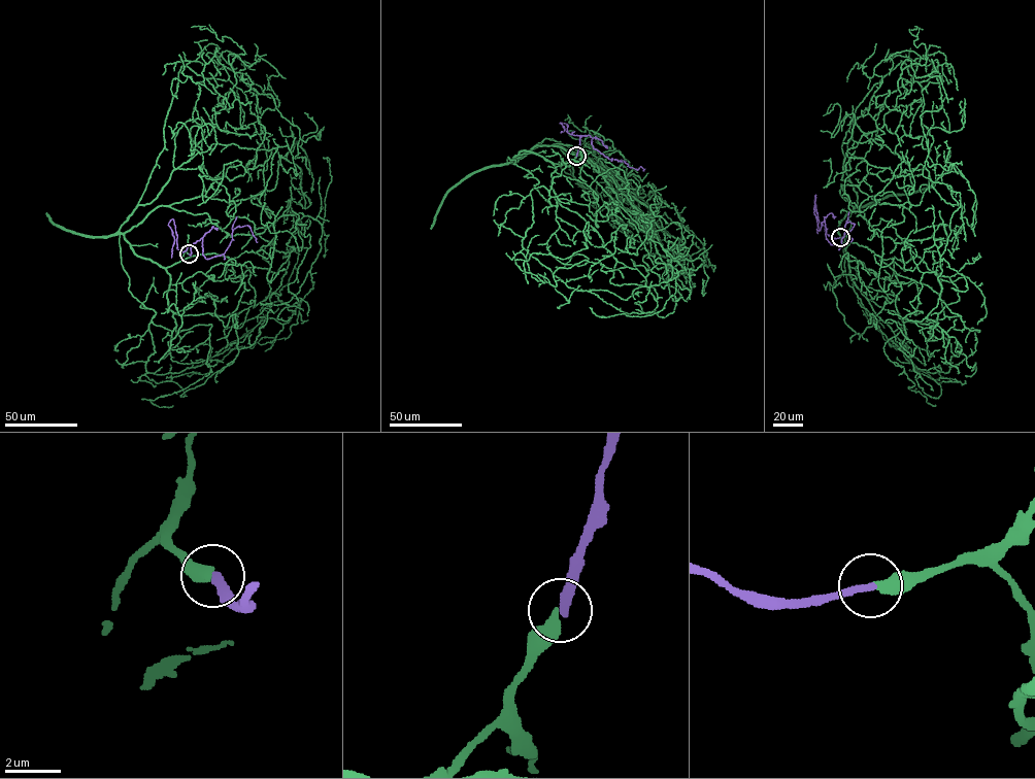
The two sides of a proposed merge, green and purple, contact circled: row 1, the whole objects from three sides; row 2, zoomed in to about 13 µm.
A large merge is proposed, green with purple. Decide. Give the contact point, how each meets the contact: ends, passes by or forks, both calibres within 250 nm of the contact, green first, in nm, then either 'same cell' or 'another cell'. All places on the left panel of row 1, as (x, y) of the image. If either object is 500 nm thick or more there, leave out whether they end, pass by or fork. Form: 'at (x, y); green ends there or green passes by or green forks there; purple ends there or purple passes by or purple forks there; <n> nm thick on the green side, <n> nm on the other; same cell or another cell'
at (189, 253); green ends there; purple ends there; 420 nm thick on the green side, 300 nm on the other; same cell

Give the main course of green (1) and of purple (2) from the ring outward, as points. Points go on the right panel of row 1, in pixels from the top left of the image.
1: (839, 237), (857, 200), (845, 132), (901, 61), (939, 83), (940, 107), (921, 115), (923, 175), (958, 205)
2: (839, 237), (830, 237), (822, 223), (831, 244), (839, 245), (845, 224), (854, 223), (849, 241)

